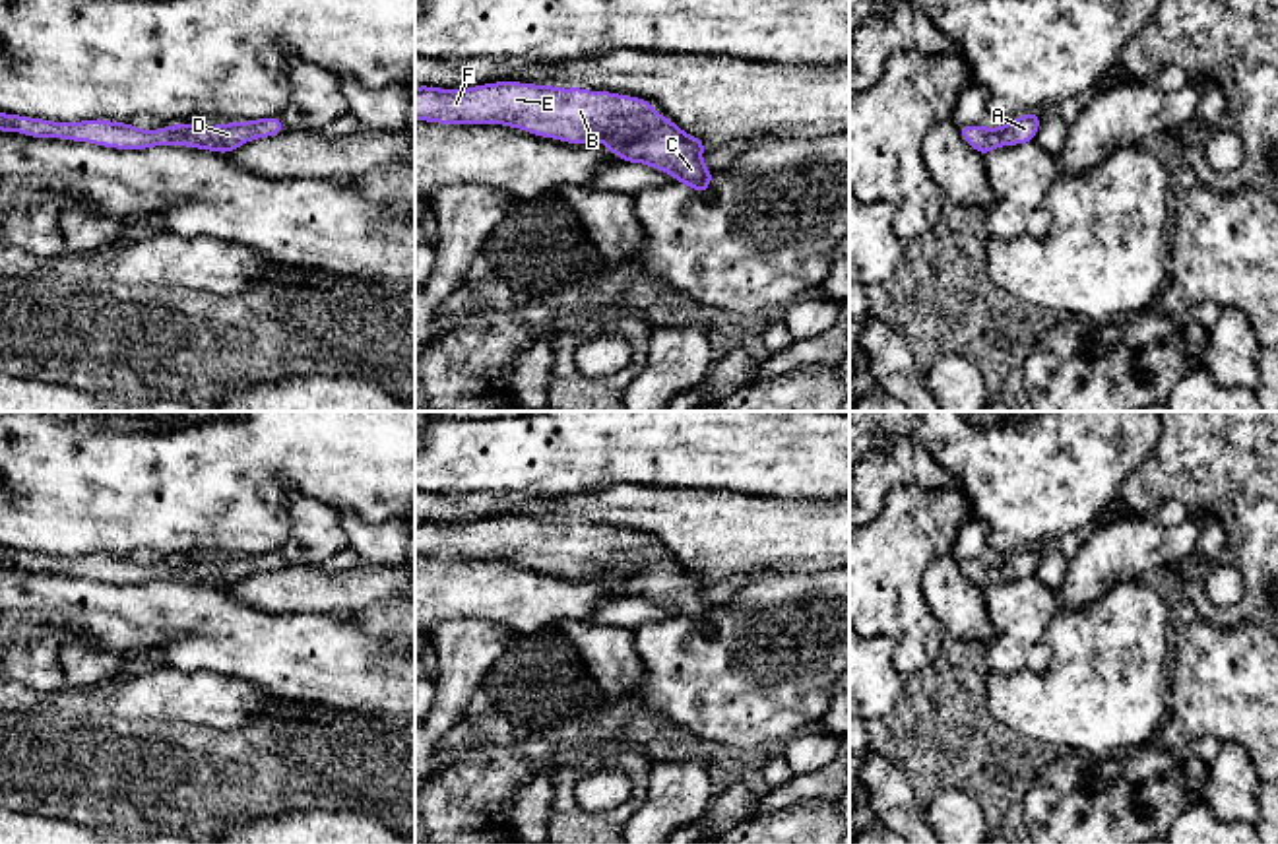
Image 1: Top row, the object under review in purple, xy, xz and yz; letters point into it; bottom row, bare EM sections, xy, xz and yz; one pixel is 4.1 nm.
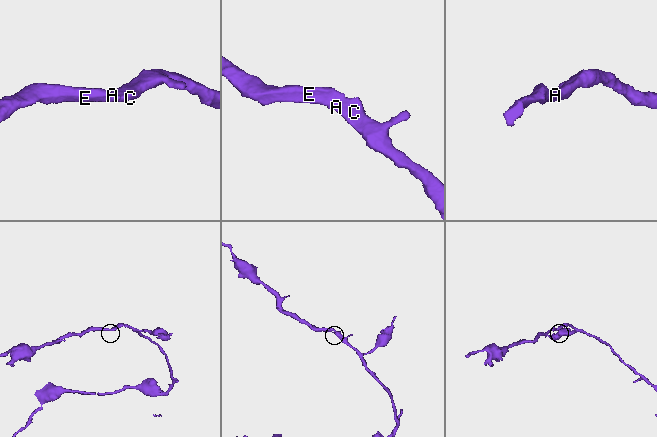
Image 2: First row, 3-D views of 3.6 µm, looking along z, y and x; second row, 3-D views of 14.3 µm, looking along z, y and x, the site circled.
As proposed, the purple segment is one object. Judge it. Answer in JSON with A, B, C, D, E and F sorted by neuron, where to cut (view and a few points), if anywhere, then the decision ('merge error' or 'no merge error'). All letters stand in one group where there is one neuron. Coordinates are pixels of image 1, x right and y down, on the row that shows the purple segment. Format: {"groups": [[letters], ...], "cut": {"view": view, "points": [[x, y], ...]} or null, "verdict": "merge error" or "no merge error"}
{"groups": [["A", "B", "C", "D", "E", "F"]], "cut": null, "verdict": "no merge error"}

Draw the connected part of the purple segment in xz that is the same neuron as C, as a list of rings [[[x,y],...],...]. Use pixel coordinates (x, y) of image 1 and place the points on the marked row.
[[[495,81],[469,89],[419,85],[415,87],[415,120],[504,124],[566,144],[593,144],[601,140],[603,147],[624,163],[644,163],[673,175],[675,182],[688,184],[698,194],[708,192],[710,180],[716,177],[702,161],[702,149],[708,146],[704,140],[687,134],[671,118],[657,114],[650,101],[611,91],[560,89],[557,85],[522,81]]]

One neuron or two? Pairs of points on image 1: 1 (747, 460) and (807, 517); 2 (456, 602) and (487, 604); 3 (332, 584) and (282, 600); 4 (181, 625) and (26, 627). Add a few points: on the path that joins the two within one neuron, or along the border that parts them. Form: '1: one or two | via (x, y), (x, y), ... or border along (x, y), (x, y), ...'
1: two | border along (743, 491), (774, 497), (821, 497), (829, 501)
2: one | via (464, 602), (479, 602)
3: one | via (320, 588), (293, 588)
4: two | border along (63, 608), (20, 610)

